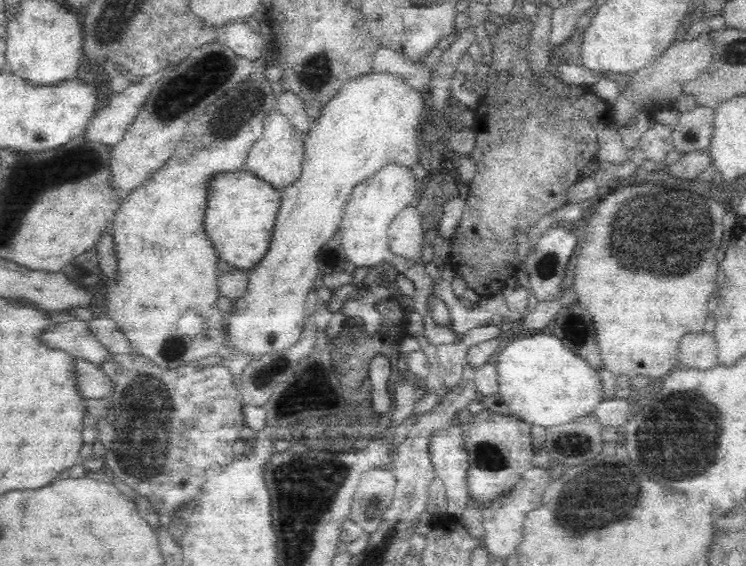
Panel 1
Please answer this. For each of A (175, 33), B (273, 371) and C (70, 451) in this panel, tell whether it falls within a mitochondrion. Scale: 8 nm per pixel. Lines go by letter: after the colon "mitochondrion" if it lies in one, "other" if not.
A: other
B: mitochondrion
C: other

